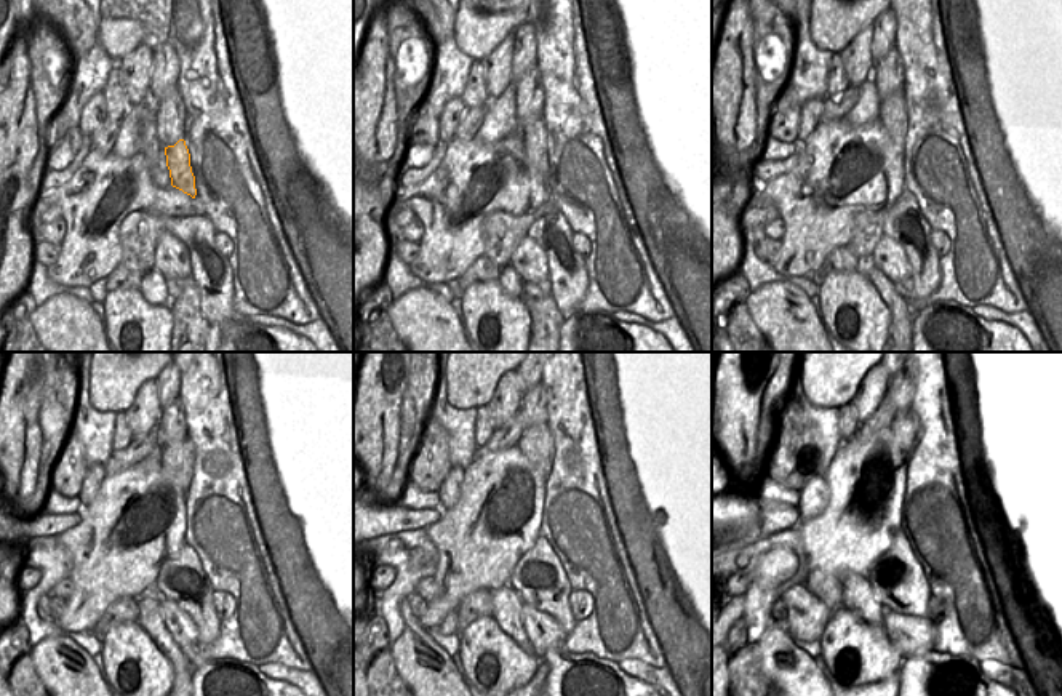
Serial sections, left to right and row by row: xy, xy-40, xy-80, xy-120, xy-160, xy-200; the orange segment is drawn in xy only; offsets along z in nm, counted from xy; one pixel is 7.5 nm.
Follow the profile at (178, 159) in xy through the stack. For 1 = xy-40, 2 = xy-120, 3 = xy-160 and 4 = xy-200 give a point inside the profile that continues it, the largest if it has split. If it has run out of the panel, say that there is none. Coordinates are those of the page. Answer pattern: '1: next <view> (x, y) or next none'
1: next xy-40 (534, 135)
2: next xy-120 (178, 461)
3: next xy-160 (536, 444)
4: next xy-200 (906, 428)

